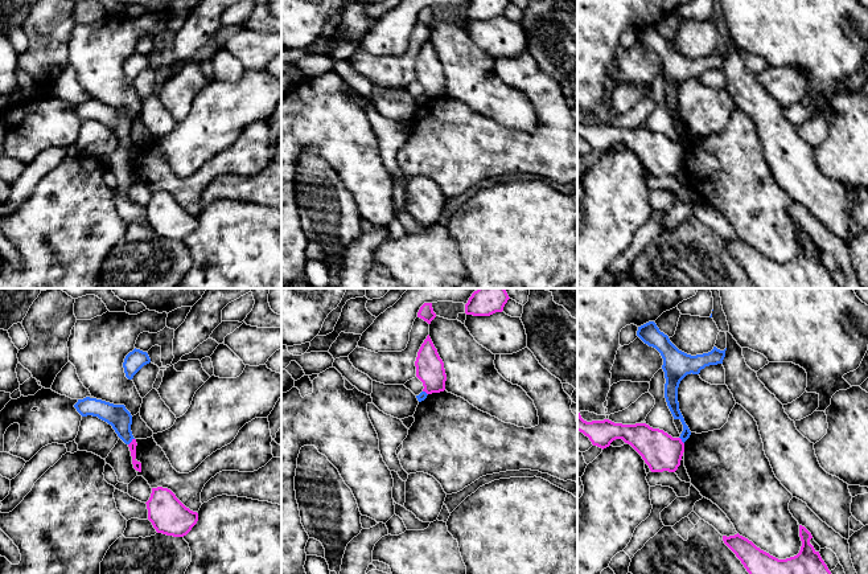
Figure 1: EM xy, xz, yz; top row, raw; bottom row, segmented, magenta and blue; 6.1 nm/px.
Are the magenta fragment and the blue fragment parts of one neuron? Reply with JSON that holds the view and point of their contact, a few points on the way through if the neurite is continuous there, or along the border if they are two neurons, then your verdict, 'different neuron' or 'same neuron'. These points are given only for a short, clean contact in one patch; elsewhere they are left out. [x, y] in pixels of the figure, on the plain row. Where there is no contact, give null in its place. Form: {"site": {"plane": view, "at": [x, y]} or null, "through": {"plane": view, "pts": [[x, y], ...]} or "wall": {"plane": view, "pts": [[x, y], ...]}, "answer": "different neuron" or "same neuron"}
{"site": {"plane": "xy", "at": [131, 146]}, "wall": {"plane": "xy", "pts": [[134, 142], [128, 148]]}, "answer": "different neuron"}

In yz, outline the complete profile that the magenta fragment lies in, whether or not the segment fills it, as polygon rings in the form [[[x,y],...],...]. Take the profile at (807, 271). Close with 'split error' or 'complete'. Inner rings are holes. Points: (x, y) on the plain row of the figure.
[[[802,229],[799,241],[799,257],[786,263],[770,259],[739,237],[723,239],[723,245],[741,265],[756,288],[840,288],[810,247],[811,237]]] | complete

